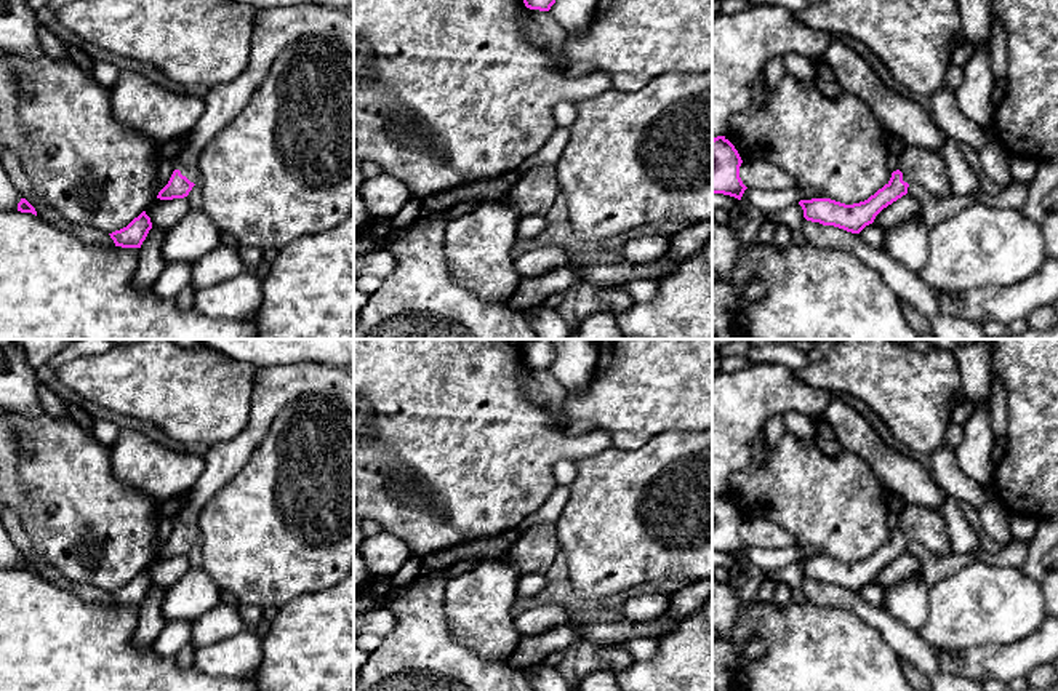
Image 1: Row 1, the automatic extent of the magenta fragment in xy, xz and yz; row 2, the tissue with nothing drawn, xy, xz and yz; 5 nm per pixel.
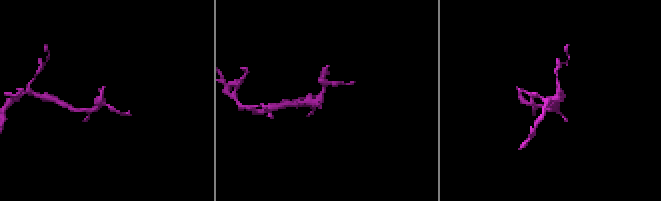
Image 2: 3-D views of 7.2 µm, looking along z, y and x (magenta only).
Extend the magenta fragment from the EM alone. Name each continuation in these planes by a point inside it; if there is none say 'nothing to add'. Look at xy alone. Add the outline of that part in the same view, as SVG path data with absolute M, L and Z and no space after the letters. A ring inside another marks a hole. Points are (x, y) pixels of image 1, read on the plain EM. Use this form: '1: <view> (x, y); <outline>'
1: xy (276, 387); M323 363L275 365L258 368L250 400L250 419L246 427L234 438L208 446L205 469L195 485L186 493L182 507L176 512L174 528L179 528L190 541L198 541L198 513L205 504L248 462L251 453L269 430L275 416L288 405L307 398L327 398L354 414L354 371Z

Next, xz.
nothing to add

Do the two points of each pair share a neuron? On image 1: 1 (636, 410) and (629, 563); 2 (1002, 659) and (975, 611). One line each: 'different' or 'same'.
1: different
2: different

